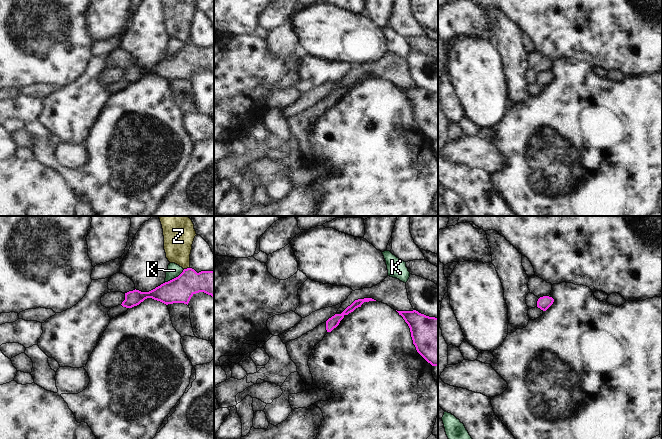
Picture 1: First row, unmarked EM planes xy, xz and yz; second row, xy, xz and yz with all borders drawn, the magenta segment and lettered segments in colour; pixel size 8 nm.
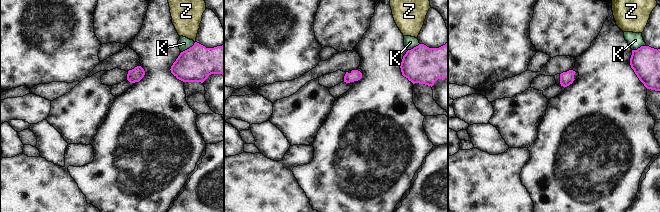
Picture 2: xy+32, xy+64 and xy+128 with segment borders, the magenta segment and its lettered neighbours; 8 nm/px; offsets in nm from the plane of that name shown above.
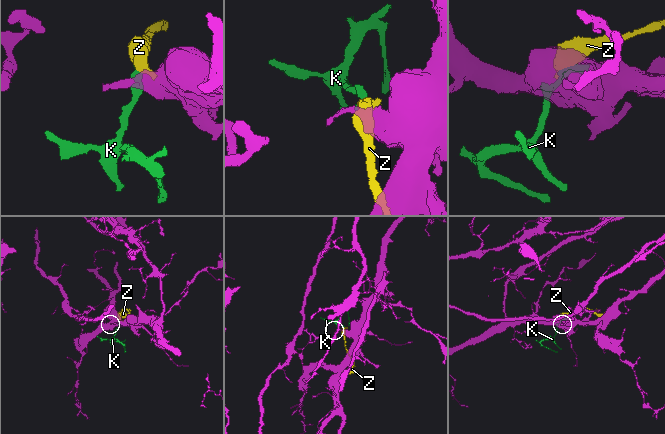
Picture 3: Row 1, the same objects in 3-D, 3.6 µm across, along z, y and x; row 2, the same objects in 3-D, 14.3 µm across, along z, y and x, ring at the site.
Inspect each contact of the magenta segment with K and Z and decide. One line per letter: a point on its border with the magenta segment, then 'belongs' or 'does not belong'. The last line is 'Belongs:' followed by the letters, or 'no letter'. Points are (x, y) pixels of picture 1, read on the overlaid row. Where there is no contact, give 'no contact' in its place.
K: meets magenta in xy at (174, 278); does not belong
Z: meets magenta in xy at (187, 268); does not belong
Belongs: no letter

